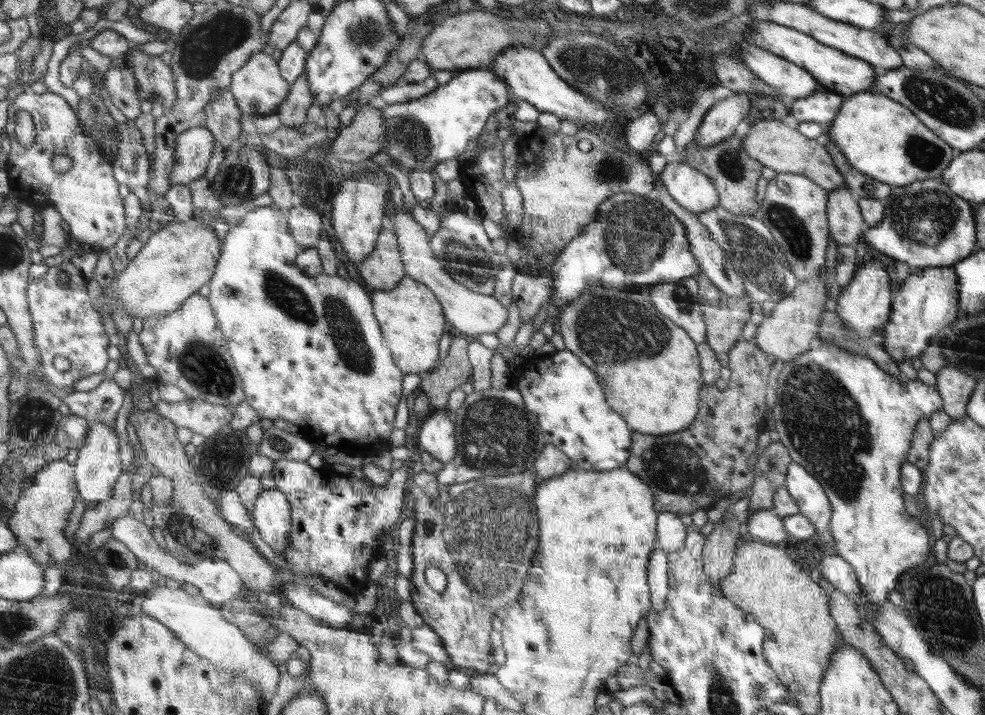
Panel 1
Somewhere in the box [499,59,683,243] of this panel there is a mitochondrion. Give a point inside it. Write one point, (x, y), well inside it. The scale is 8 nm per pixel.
(606, 169)

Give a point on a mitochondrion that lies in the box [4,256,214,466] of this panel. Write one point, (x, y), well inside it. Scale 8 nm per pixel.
(35, 418)

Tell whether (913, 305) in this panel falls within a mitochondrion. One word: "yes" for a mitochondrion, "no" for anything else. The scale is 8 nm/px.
no

